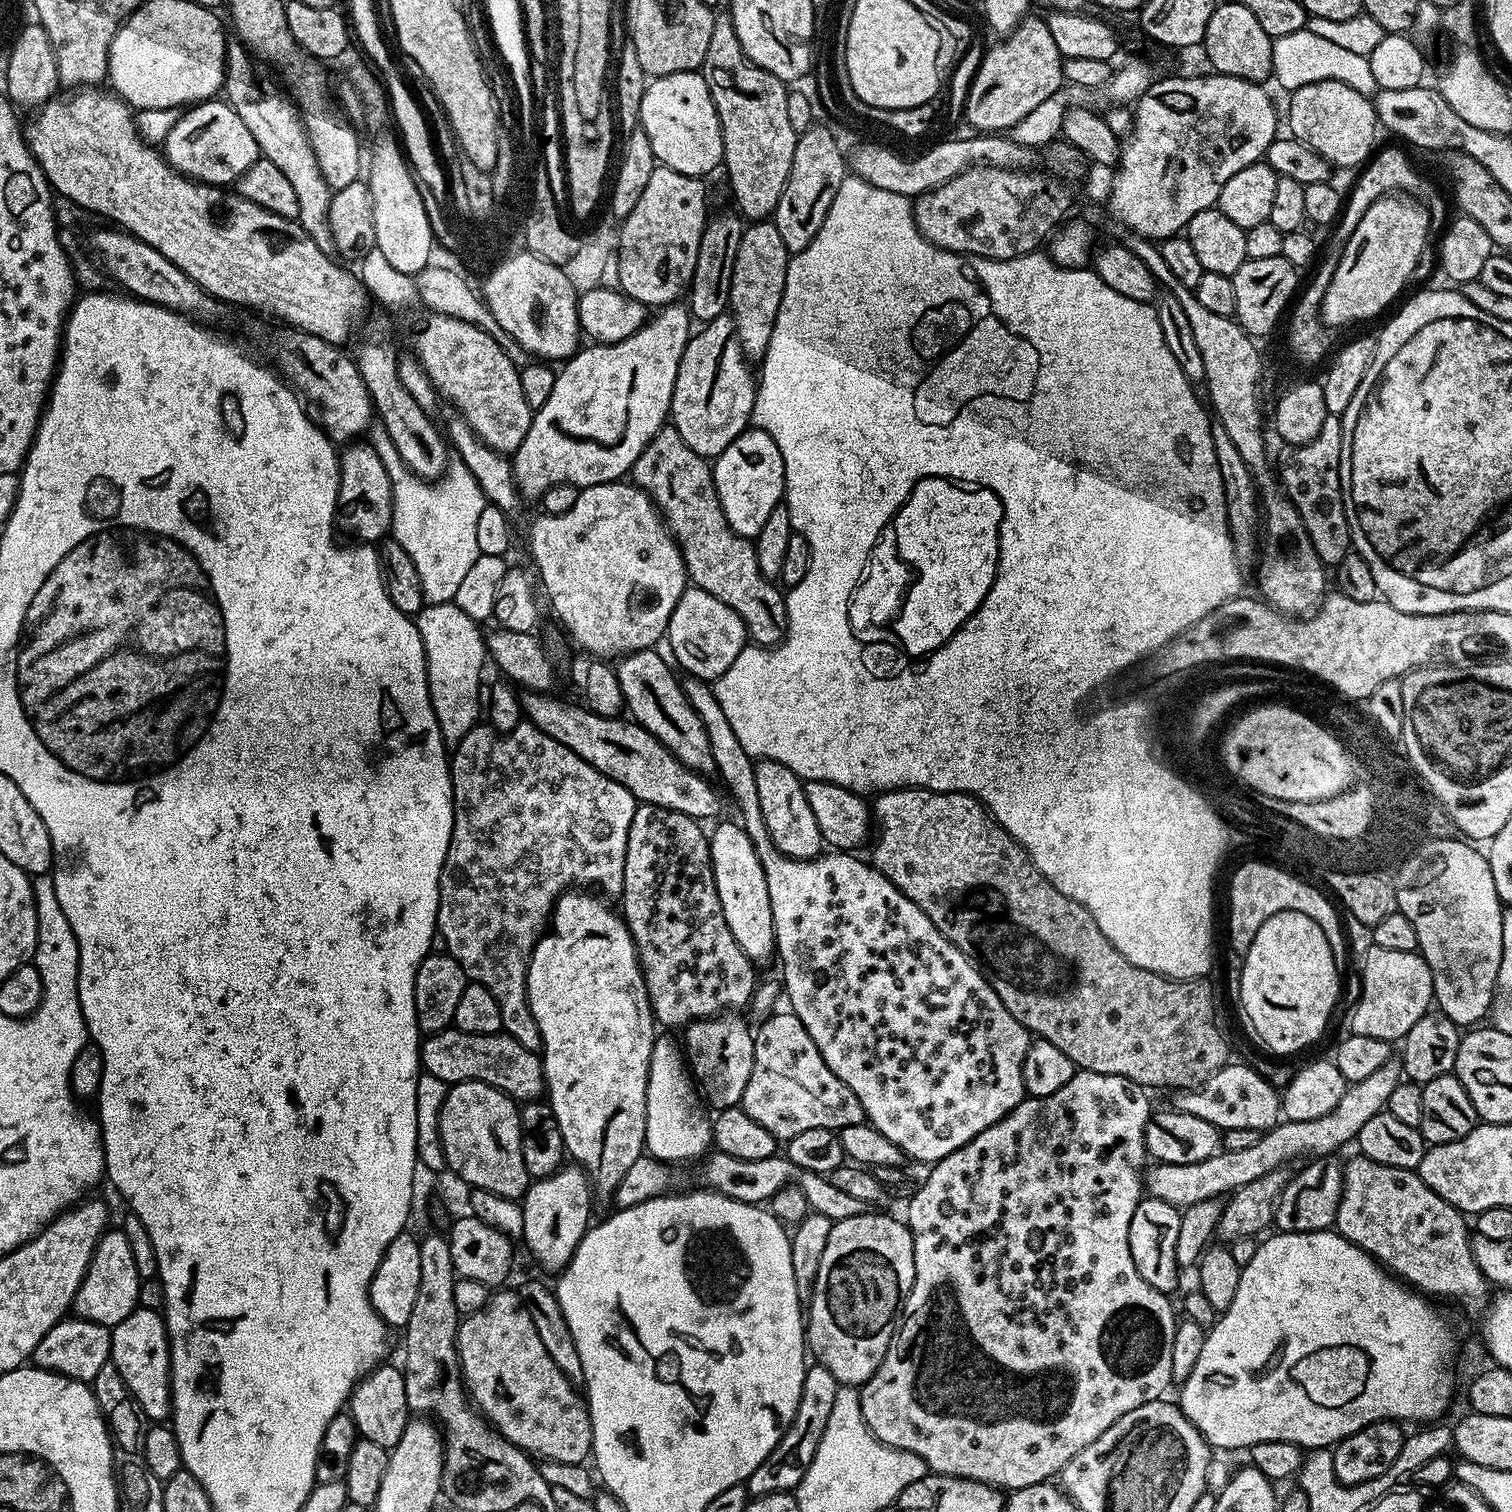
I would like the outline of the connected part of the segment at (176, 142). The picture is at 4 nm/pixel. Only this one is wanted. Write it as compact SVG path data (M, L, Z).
M220 98L193 104L183 111L164 139L162 155L173 170L189 180L217 186L235 185L240 175L261 159L258 142L254 142L246 122L238 118L231 104Z

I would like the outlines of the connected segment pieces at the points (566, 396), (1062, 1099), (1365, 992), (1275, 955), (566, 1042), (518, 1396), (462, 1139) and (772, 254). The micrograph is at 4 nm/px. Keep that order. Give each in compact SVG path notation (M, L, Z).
M680 302L665 304L657 312L660 313L657 316L655 313L651 318L645 320L643 326L637 332L630 334L630 338L613 344L589 343L587 345L589 348L587 346L581 347L575 356L570 356L563 361L561 368L564 369L559 369L556 372L556 381L550 390L550 398L546 398L546 402L542 402L542 406L535 409L530 422L530 430L526 430L526 438L522 438L522 446L518 446L518 450L511 457L512 476L516 480L516 491L521 497L533 496L533 498L539 498L543 496L546 490L550 490L550 486L555 484L574 484L577 488L582 489L595 484L611 484L619 481L631 473L634 462L638 462L638 454L642 454L642 450L646 450L646 446L652 441L654 434L658 434L660 429L665 427L672 406L674 382L678 378L678 362L682 362L682 354L688 345L690 313L687 307Z
M1078 1070L1074 1074L1074 1078L1070 1078L1070 1082L1066 1082L1066 1086L1054 1090L1054 1094L1028 1096L1014 1110L1010 1110L1010 1114L1006 1114L1001 1120L994 1122L994 1126L982 1130L982 1134L978 1134L970 1142L966 1142L966 1146L954 1150L954 1154L942 1158L927 1169L928 1177L925 1178L924 1185L920 1184L915 1189L913 1196L906 1201L906 1208L908 1208L906 1223L912 1232L914 1242L914 1286L904 1300L902 1319L886 1350L886 1358L882 1358L882 1366L878 1366L875 1374L858 1388L862 1418L866 1422L866 1426L870 1426L870 1430L883 1444L888 1444L891 1448L897 1448L903 1452L918 1454L918 1458L925 1460L933 1473L941 1476L957 1476L990 1484L993 1488L1001 1490L1015 1490L1051 1481L1060 1469L1068 1465L1083 1448L1090 1446L1090 1442L1094 1442L1094 1438L1098 1438L1098 1434L1106 1434L1106 1430L1110 1430L1110 1426L1114 1426L1114 1422L1118 1422L1118 1418L1122 1418L1122 1414L1130 1414L1130 1410L1138 1410L1138 1406L1146 1406L1146 1402L1159 1400L1165 1395L1164 1391L1172 1384L1170 1361L1178 1312L1176 1316L1171 1302L1168 1301L1171 1299L1165 1293L1154 1290L1154 1286L1150 1286L1150 1282L1146 1282L1146 1278L1142 1278L1142 1274L1138 1274L1138 1266L1134 1266L1134 1258L1130 1254L1130 1242L1128 1241L1130 1218L1134 1218L1134 1210L1140 1205L1142 1199L1142 1173L1146 1168L1146 1163L1144 1164L1144 1160L1146 1161L1144 1131L1150 1119L1148 1096L1149 1093L1141 1084L1135 1084L1121 1076Z
M1372 944L1364 952L1364 965L1360 968L1360 980L1364 985L1360 988L1360 1001L1352 1012L1351 1035L1366 1038L1382 1038L1389 1042L1403 1041L1404 1035L1433 1007L1432 971L1419 951L1386 950L1382 946Z
M1279 912L1262 926L1258 926L1258 934L1254 934L1254 942L1250 942L1248 951L1243 953L1244 965L1240 968L1240 1004L1244 1007L1244 1016L1256 1036L1265 1044L1269 1053L1280 1058L1288 1058L1292 1052L1300 1052L1308 1048L1324 1032L1332 1011L1336 1008L1336 999L1340 996L1341 969L1336 967L1334 954L1330 950L1330 942L1326 942L1326 934L1322 934L1322 926L1314 922L1314 918L1306 918L1306 914L1297 912Z
M569 890L563 892L561 896L556 900L556 904L552 907L550 913L550 927L541 935L540 939L536 942L536 948L532 951L532 957L528 963L528 1005L530 1006L530 1014L534 1014L534 1022L538 1022L538 1030L540 1031L540 1042L542 1045L542 1059L544 1062L544 1087L546 1089L546 1102L554 1110L554 1118L558 1118L558 1130L562 1130L562 1138L564 1139L564 1150L569 1157L572 1156L577 1165L583 1168L588 1174L589 1180L592 1182L593 1193L597 1197L606 1196L606 1198L612 1198L615 1194L615 1188L621 1182L622 1178L626 1175L626 1170L633 1166L634 1162L638 1161L640 1156L645 1155L646 1149L644 1147L644 1139L646 1138L646 1090L648 1089L648 1075L650 1074L650 1054L654 1050L654 1042L658 1035L658 1025L656 1023L656 1017L652 1014L652 1007L650 1006L650 998L648 997L648 991L646 990L646 982L644 981L644 975L640 969L640 959L636 953L636 947L632 941L632 935L630 930L624 924L624 917L619 911L616 912L611 908L607 899L601 898L599 895L593 894L588 890Z
M496 1290L489 1295L486 1306L482 1306L482 1310L478 1310L478 1314L470 1314L463 1317L456 1335L456 1349L460 1355L460 1375L464 1377L464 1386L468 1389L469 1397L472 1403L476 1405L480 1415L496 1431L502 1433L514 1446L518 1446L522 1451L527 1452L529 1456L539 1458L541 1461L552 1461L554 1463L584 1464L589 1459L592 1450L592 1420L588 1416L588 1406L585 1397L581 1393L580 1396L576 1393L579 1391L566 1379L562 1374L562 1370L558 1370L558 1366L554 1366L554 1358L550 1358L550 1354L546 1354L546 1346L542 1346L540 1332L534 1326L534 1318L530 1318L530 1310L526 1310L519 1291L500 1291L504 1290Z
M477 1080L451 1085L441 1108L440 1136L447 1167L472 1188L490 1190L508 1200L523 1197L530 1177L526 1162L522 1162L520 1110L512 1097Z
M752 222L745 227L738 254L734 258L728 307L736 323L736 336L749 361L763 361L766 346L770 346L770 334L774 334L774 318L778 318L778 306L786 286L789 259L786 242L782 242L782 234L778 234L775 223Z

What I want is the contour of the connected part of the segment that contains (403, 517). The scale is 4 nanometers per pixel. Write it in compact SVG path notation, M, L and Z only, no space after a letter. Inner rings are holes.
M383 426L373 427L371 432L372 449L380 453L382 466L386 466L386 474L390 474L390 486L392 487L391 539L396 540L398 546L402 546L402 550L406 550L406 554L410 554L410 562L414 562L415 568L418 569L418 578L422 582L422 594L428 604L455 601L459 584L463 582L470 566L474 566L474 562L481 555L478 550L477 527L478 518L486 503L484 491L478 486L474 474L470 474L467 466L459 462L449 463L443 477L435 482L416 476L394 450L394 442L390 442L390 434L386 434Z

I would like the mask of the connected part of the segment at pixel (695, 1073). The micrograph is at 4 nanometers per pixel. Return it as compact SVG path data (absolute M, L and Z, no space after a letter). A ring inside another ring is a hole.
M729 1010L709 1020L695 1020L683 1029L682 1051L686 1057L687 1067L712 1110L737 1107L744 1099L746 1082L754 1070L753 1029L748 1029L746 1021L735 1011Z

